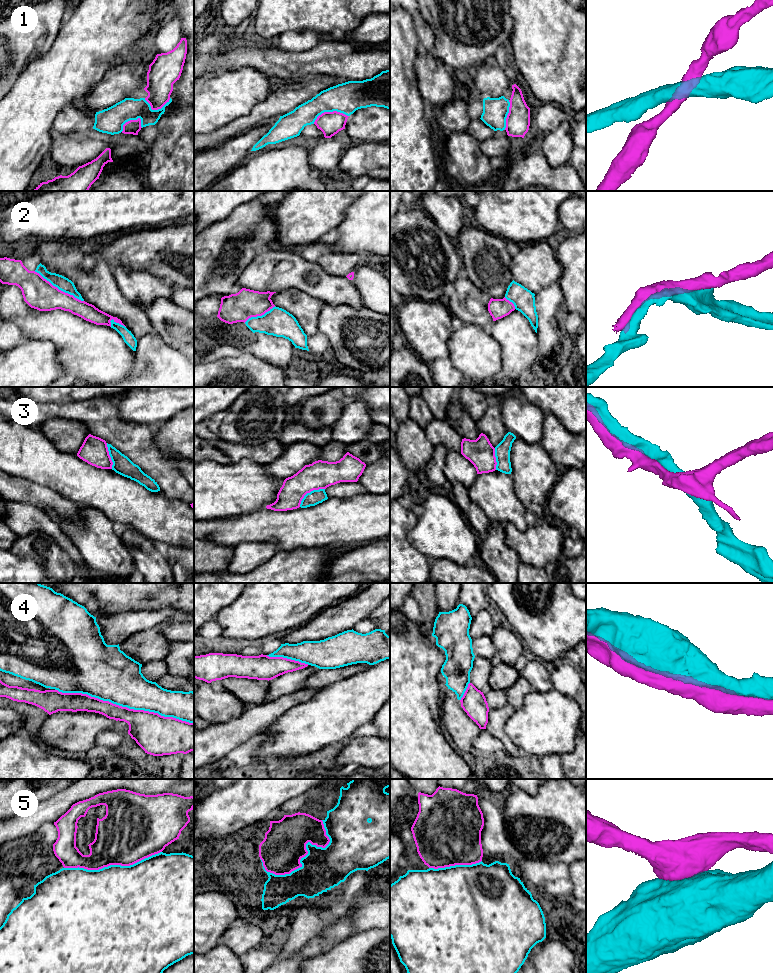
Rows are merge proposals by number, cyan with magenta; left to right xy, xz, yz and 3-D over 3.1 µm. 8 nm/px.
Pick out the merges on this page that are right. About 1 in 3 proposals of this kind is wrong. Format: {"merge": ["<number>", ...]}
{"merge": ["2", "3", "4"]}

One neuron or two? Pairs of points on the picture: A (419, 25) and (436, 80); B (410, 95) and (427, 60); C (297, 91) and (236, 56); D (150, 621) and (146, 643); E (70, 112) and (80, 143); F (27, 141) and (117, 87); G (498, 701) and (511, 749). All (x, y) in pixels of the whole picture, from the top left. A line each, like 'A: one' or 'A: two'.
A: one
B: two
C: two
D: two
E: one
F: two
G: one

